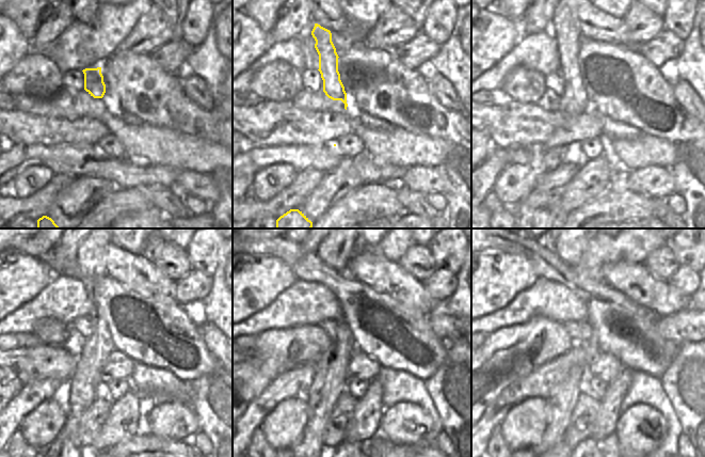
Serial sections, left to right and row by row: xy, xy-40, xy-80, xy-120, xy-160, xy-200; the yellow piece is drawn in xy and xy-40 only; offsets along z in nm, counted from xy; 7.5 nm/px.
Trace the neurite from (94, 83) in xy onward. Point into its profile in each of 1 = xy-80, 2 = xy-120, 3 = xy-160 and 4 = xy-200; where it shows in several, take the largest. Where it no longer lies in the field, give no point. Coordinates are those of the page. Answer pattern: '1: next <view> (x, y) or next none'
1: next xy-80 (567, 35)
2: next xy-120 (86, 384)
3: next xy-160 (330, 381)
4: next xy-200 (563, 397)

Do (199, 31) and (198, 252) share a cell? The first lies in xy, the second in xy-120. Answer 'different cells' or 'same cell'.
same cell

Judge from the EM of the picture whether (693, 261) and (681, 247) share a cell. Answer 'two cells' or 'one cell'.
one cell

